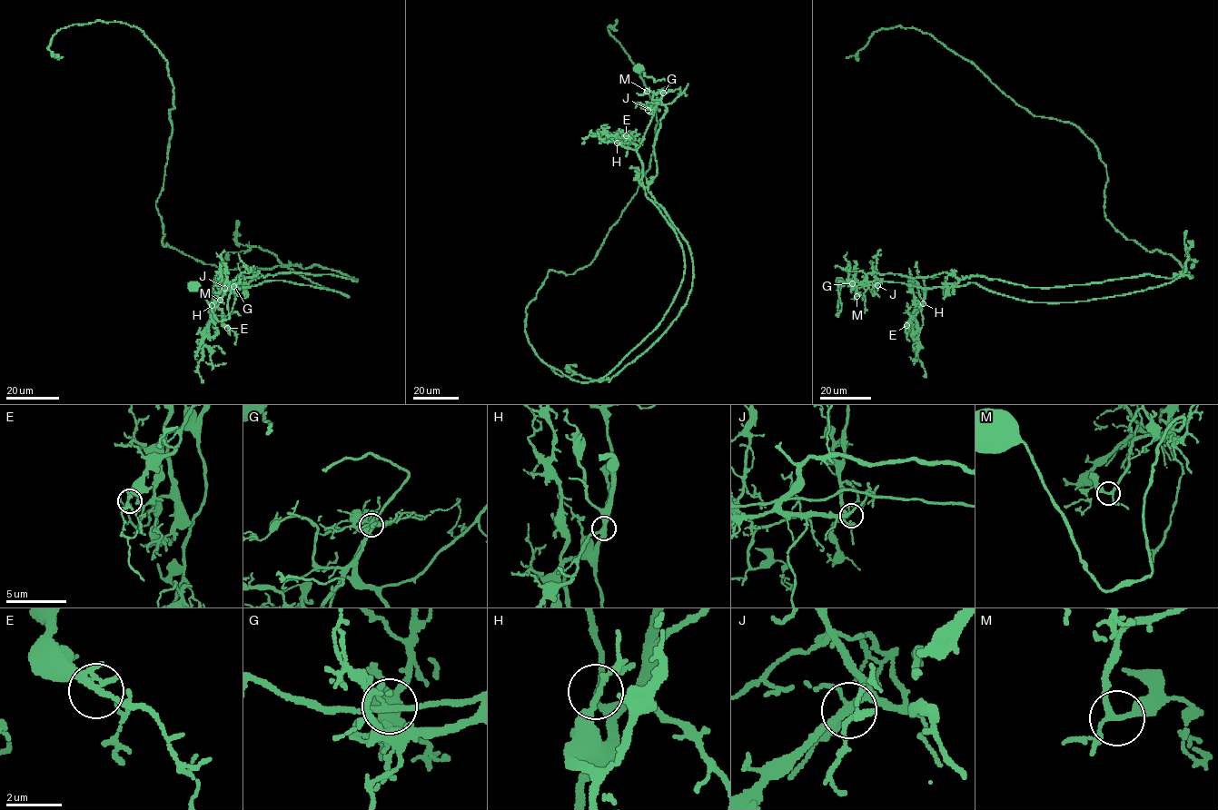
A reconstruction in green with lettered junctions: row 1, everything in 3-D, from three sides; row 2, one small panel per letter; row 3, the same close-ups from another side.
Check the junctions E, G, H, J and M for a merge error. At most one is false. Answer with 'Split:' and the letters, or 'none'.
Split: G

